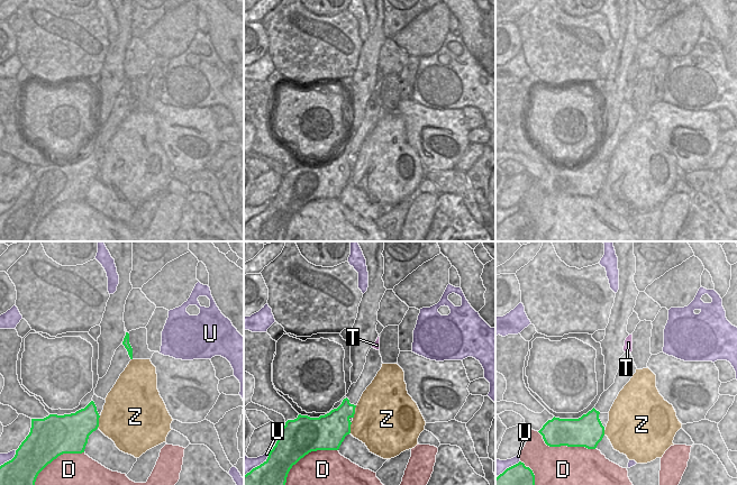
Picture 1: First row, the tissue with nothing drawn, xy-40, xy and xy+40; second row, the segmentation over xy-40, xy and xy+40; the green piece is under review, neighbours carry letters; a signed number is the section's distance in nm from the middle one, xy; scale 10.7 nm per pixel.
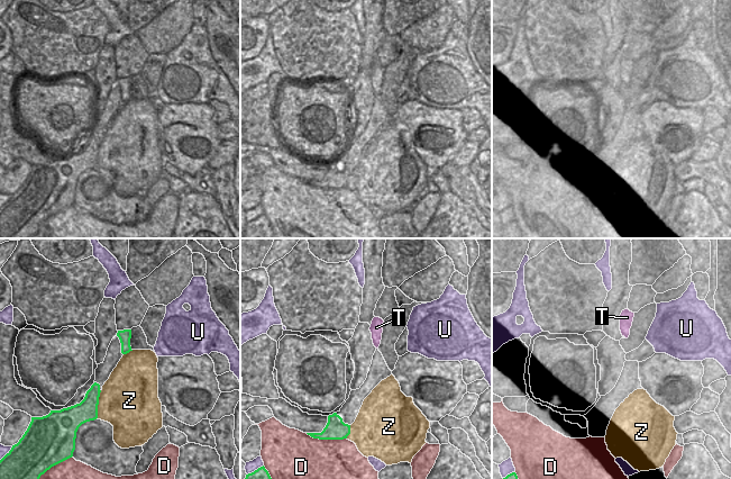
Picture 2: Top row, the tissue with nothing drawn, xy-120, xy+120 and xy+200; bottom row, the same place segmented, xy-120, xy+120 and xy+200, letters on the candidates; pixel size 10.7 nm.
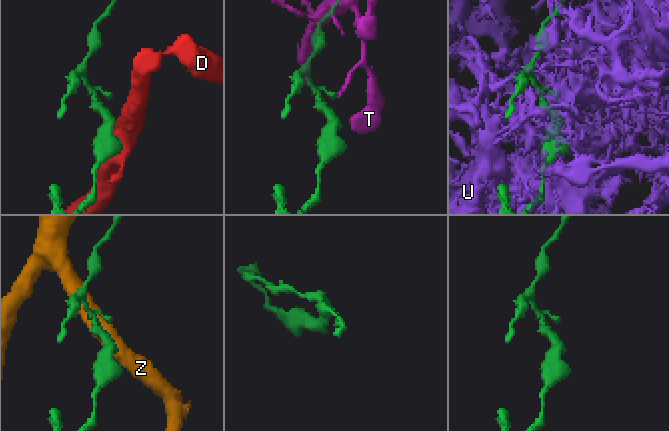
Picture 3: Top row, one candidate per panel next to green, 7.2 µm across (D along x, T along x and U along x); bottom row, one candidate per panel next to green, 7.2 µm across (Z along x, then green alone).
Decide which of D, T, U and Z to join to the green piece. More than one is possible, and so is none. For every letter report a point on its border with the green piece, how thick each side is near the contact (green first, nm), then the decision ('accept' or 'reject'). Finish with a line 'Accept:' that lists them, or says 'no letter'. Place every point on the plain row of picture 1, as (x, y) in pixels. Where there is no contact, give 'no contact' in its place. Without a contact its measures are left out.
D: contact xy (301, 206); calibres 400 and 480 nm; reject
T: no contact; reject
U: contact xy (260, 213); calibres 440 and 180 nm; reject
Z: contact xy-40 (98, 171); calibres 340 and 440 nm; reject
Accept: no letter

